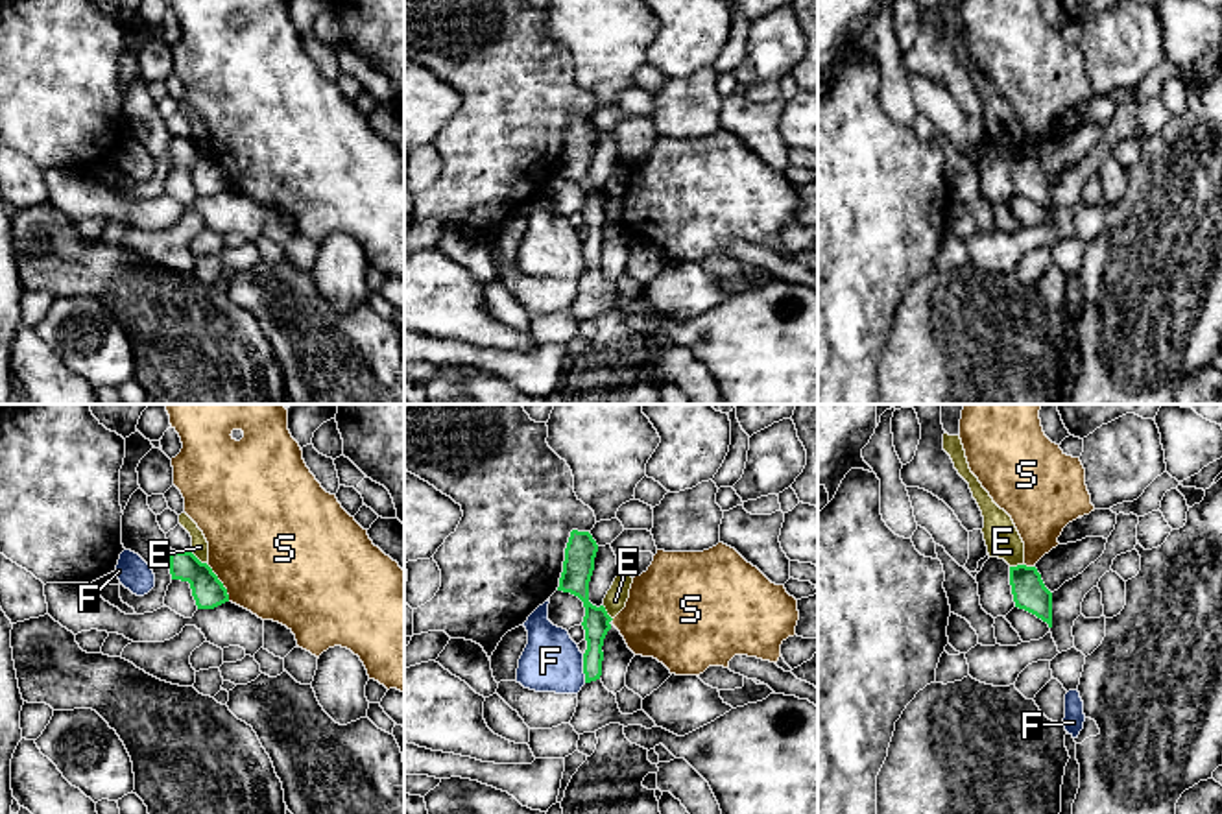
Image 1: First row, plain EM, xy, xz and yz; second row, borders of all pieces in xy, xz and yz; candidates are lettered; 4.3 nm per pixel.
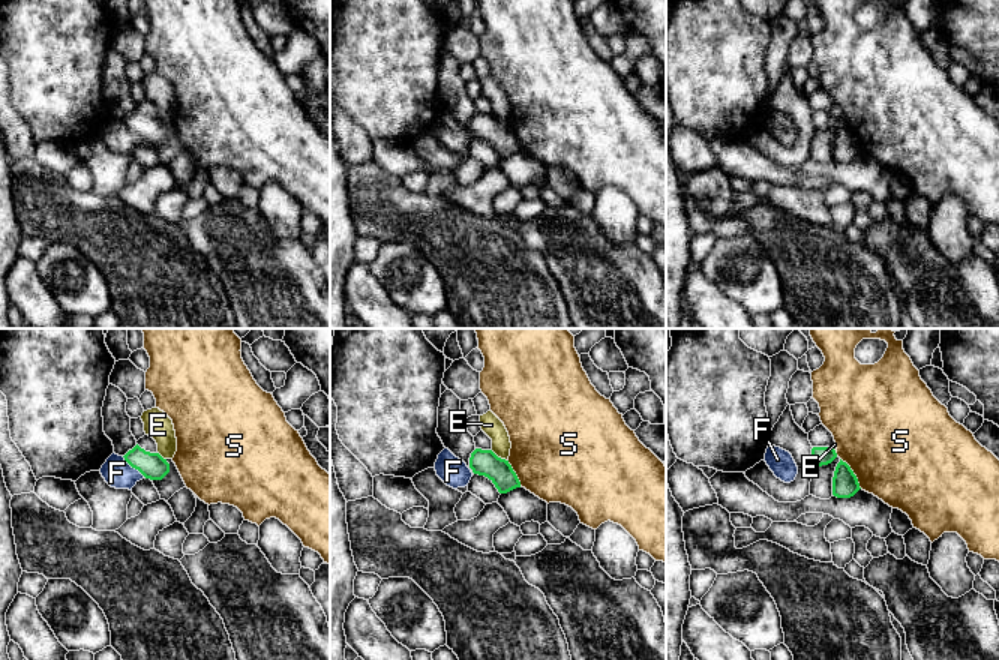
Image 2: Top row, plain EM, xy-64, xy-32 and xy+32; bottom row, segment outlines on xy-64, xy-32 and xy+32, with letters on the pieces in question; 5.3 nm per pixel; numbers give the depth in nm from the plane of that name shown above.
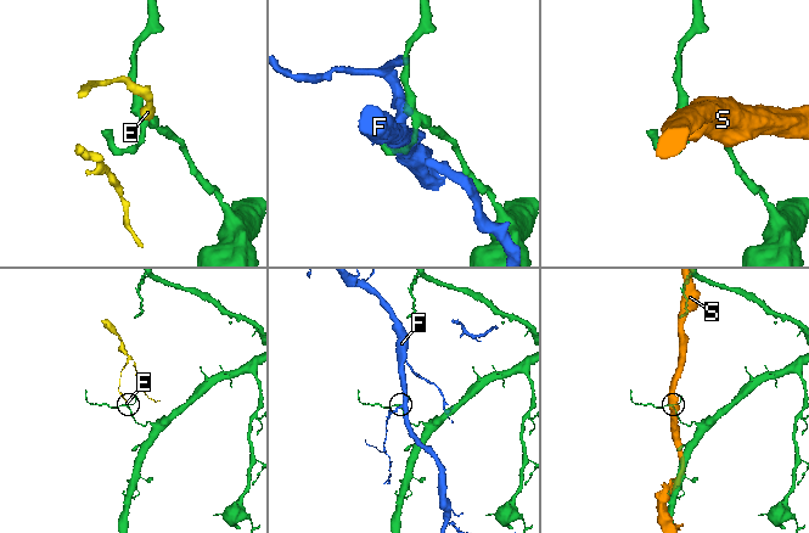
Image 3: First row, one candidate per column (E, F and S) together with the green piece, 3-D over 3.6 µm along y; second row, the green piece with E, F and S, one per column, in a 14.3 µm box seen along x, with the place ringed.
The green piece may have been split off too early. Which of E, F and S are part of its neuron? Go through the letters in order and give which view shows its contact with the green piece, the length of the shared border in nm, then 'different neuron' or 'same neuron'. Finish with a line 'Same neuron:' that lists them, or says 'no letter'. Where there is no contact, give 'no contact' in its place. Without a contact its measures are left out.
E: meets green in xy; contact 100 nm long; different neuron
F: meets green in xz; contact 130 nm long; different neuron
S: meets green in xy; contact 190 nm long; different neuron
Same neuron: no letter

